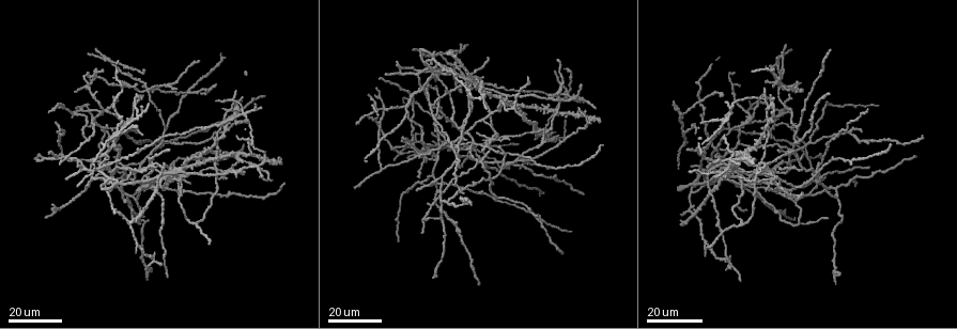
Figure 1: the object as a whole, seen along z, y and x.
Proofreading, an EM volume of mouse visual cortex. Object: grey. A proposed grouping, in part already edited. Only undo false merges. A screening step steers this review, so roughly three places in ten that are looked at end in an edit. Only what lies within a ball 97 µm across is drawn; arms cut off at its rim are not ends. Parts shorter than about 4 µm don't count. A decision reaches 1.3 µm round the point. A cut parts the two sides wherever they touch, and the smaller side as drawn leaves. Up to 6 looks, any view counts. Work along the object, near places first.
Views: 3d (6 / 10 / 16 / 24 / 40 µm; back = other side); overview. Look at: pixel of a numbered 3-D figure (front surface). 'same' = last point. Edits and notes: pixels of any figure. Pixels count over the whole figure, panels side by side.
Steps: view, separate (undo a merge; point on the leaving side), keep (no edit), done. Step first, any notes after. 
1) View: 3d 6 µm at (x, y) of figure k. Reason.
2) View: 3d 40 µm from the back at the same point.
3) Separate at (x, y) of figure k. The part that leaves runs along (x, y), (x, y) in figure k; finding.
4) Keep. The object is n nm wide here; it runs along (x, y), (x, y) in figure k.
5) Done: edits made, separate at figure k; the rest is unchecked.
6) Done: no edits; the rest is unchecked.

View: 3d 24 µm at (154, 258) of figure 1. Thick turns thin.

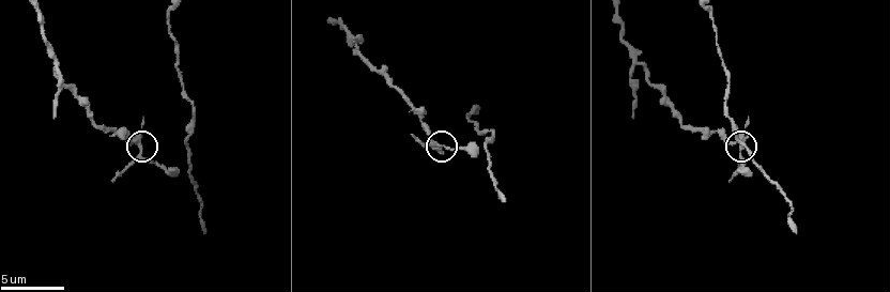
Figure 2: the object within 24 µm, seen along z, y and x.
View: 3d 10 µm at (138, 145) of figure 2.

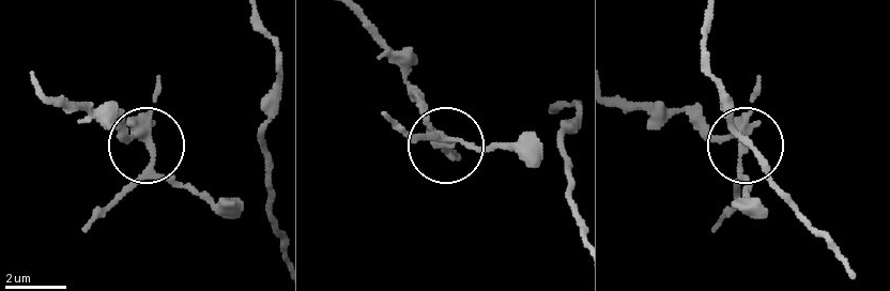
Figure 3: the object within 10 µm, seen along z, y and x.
Separate at (158, 87) of figure 3. 4 arms meet here; a second neuron is stuck on.

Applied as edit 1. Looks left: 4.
View: 3d 16 µm at (552, 96) of figure 1. Four or more arms meet.

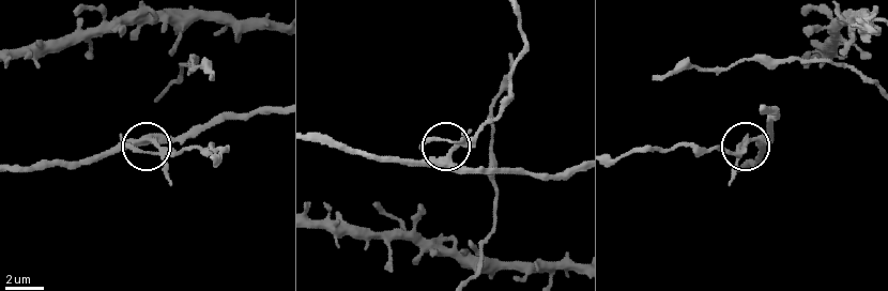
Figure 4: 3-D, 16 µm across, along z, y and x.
View: 3d 6 µm at (449, 156) of figure 4.

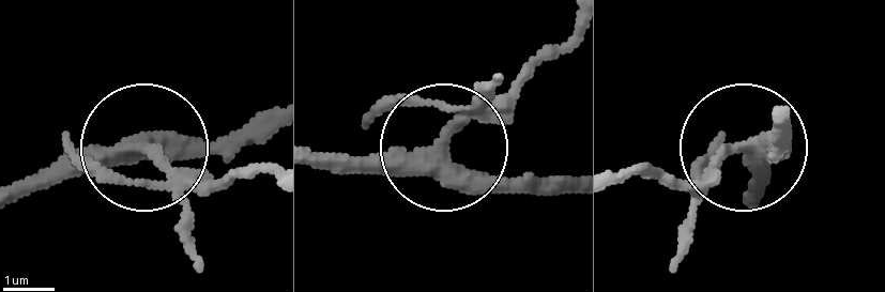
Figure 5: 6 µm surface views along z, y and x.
Keep. It runs along (17, 198), (133, 155), (231, 185) in figure 5; all the same neuron.

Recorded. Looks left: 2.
View: 3d 16 µm at (146, 88) of figure 1. Side arm on a straight run.

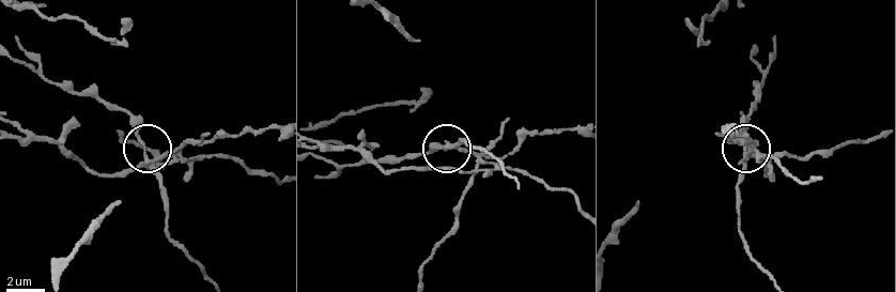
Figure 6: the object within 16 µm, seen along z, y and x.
View: 3d 6 µm at (740, 160) of figure 6. Closer look.

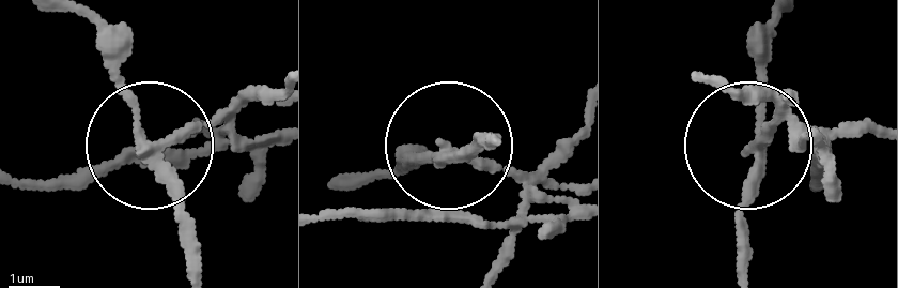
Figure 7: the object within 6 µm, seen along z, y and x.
Separate at (118, 162) of figure 7. Two neurons meet here.

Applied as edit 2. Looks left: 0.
Done: edits made, separate at figure 3, separate at figure 7; the rest is unchecked.

